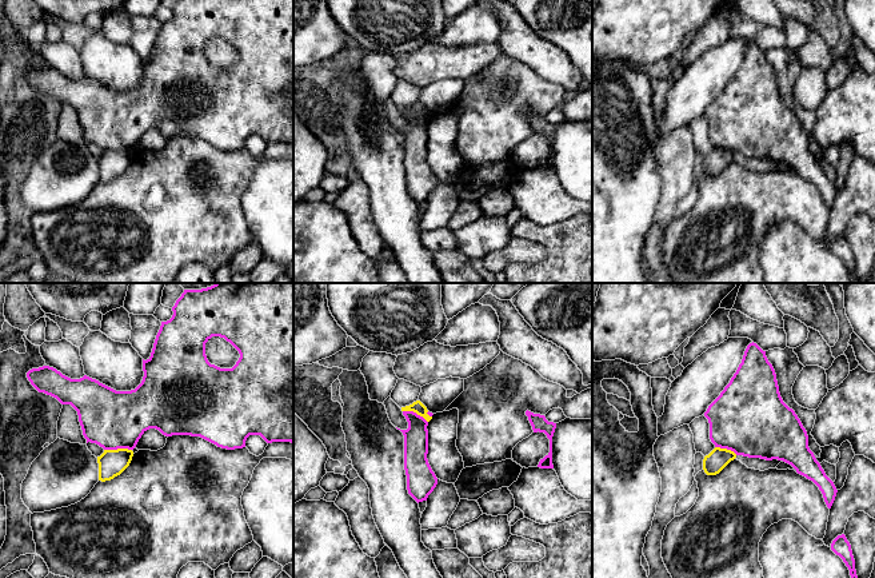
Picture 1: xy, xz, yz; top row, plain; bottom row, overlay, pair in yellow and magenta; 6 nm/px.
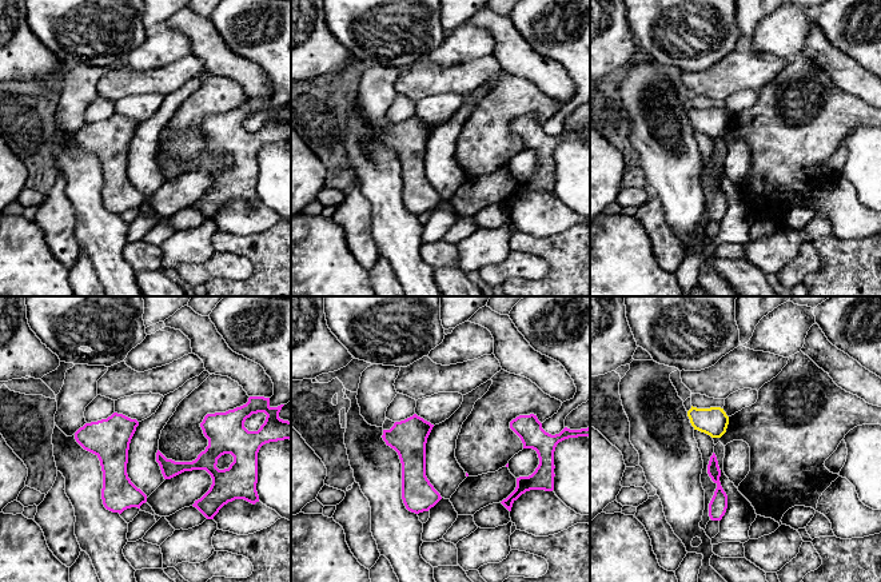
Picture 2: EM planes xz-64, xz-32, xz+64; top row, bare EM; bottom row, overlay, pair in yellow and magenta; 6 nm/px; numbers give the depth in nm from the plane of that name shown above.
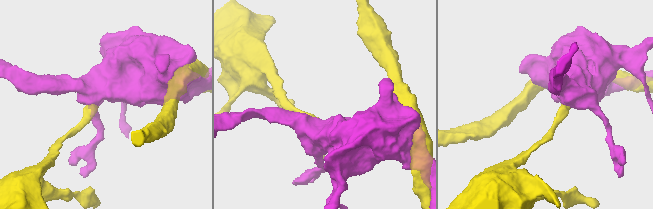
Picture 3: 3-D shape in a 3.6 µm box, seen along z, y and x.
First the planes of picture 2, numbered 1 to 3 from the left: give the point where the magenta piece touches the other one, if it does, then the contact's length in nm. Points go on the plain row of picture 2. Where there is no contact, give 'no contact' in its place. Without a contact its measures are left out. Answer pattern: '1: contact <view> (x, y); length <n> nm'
1: no contact
2: no contact
3: no contact

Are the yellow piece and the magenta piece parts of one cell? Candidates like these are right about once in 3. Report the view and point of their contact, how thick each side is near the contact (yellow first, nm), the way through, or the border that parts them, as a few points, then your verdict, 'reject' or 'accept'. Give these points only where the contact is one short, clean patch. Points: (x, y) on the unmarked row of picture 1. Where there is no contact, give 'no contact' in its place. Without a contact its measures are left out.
meets yellow in xy at (118, 150); 160 nm thick on the yellow side, 360 nm on the other; reject

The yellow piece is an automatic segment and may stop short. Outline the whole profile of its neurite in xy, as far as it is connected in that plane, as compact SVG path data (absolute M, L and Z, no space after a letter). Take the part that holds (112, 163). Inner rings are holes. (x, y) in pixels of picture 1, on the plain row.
M128 150L104 151L97 158L99 164L99 182L111 182L120 176L131 164L133 152Z

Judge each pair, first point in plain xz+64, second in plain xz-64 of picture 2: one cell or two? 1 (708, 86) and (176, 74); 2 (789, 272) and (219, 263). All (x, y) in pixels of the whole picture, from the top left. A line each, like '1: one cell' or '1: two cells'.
1: one cell
2: one cell

